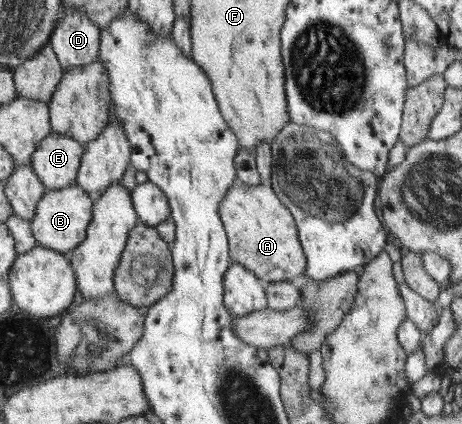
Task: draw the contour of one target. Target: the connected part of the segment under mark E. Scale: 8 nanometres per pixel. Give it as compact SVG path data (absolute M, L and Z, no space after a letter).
M53 132L40 142L38 150L32 154L32 163L30 164L47 189L57 190L76 183L84 154L85 145L78 140Z

